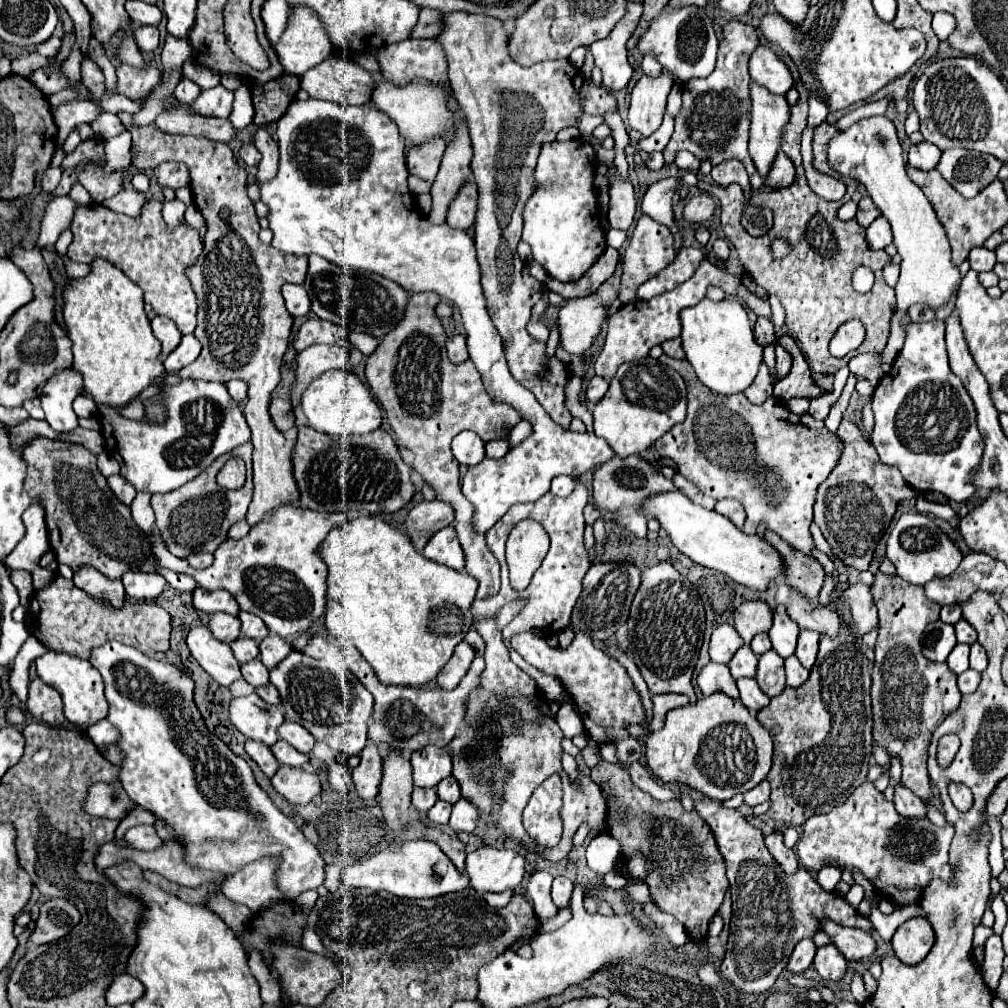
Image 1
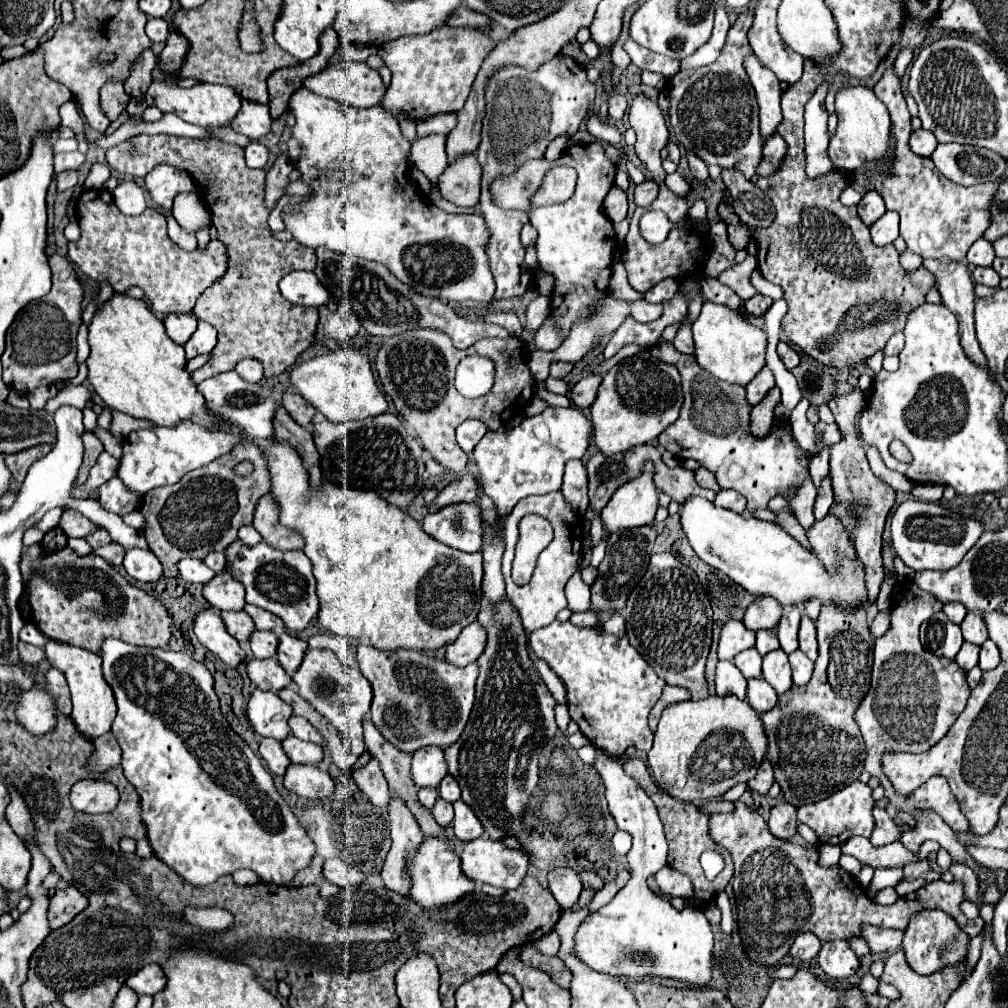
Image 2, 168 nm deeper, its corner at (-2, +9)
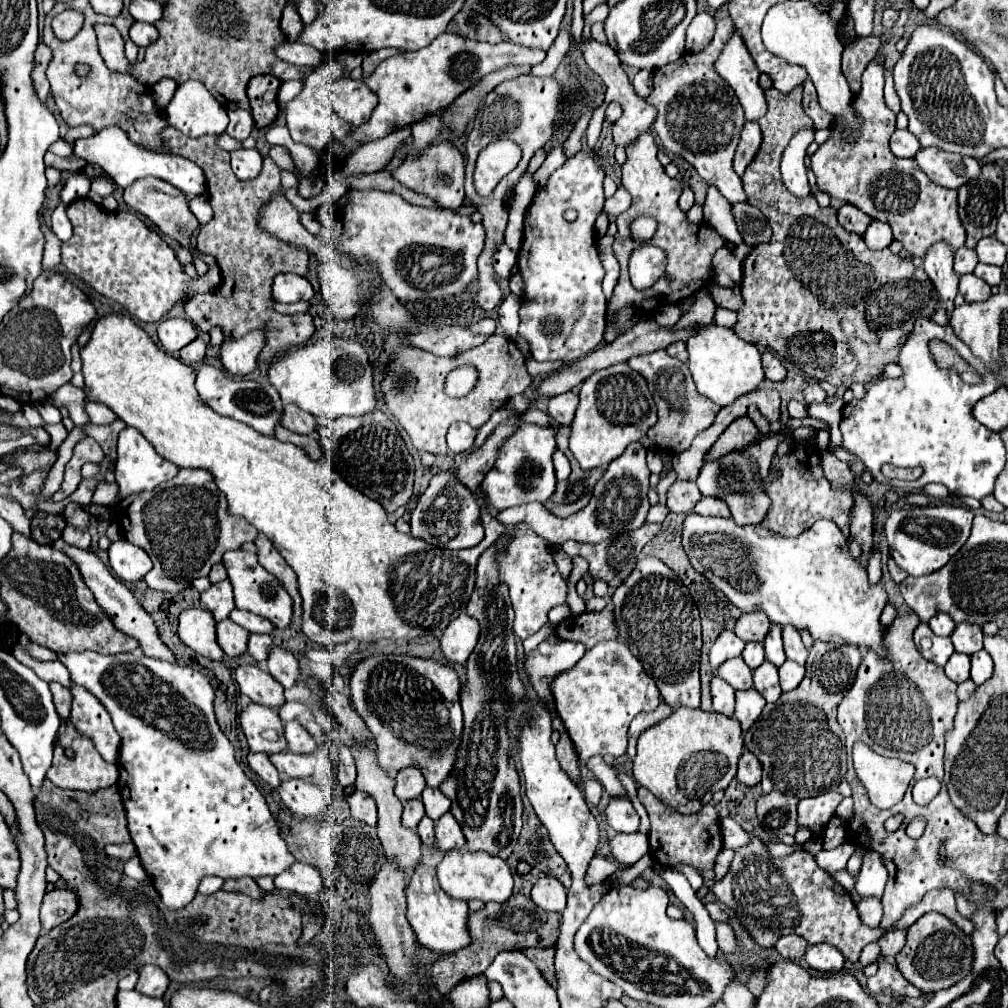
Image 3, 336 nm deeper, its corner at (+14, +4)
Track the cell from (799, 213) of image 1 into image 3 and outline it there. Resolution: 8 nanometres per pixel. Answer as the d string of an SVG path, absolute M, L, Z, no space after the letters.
M772 87L772 89L766 91L766 101L768 101L768 111L766 111L764 117L758 119L758 125L760 125L760 129L762 129L762 145L760 145L760 149L758 149L754 161L748 165L746 173L742 175L742 185L744 185L744 191L746 191L746 195L748 195L748 203L752 203L754 207L758 207L758 209L764 213L764 217L770 221L774 233L772 233L770 243L764 243L764 245L754 247L752 253L750 253L750 255L746 257L746 261L744 261L744 267L742 267L742 283L740 283L740 287L742 287L742 297L744 297L744 305L738 309L738 323L736 323L736 327L734 327L734 333L736 333L738 337L742 337L744 341L752 343L752 345L764 345L764 347L774 349L780 357L784 357L784 359L792 361L794 365L798 365L798 367L800 367L808 377L812 377L812 379L828 381L828 383L834 385L834 387L842 387L842 385L844 385L846 389L850 389L852 383L862 383L862 385L866 385L866 383L878 379L878 377L884 373L884 367L886 367L886 365L898 363L900 345L904 345L904 341L908 339L908 333L912 333L912 325L916 323L916 319L918 319L918 317L924 317L924 315L926 315L926 317L932 317L932 315L934 315L934 311L936 311L936 307L938 307L938 293L936 293L936 289L934 289L930 277L924 273L924 269L922 269L922 279L920 279L920 277L918 277L918 269L912 265L912 261L902 259L900 255L892 253L890 249L884 249L884 251L870 251L870 249L866 247L864 239L862 239L860 235L854 235L854 233L848 233L846 229L842 229L842 225L840 225L838 219L836 219L836 211L834 211L834 209L824 209L824 207L820 207L820 205L816 203L814 195L808 195L808 197L804 197L804 199L798 199L798 197L794 197L792 193L788 193L788 189L784 187L782 177L780 177L780 157L782 157L790 139L794 137L794 133L796 133L798 129L810 129L810 127L812 127L812 119L810 119L810 117L804 113L804 109L802 109L802 87L796 87L796 89L794 89L792 93L788 93L788 95L784 95L784 93L780 93L778 89Z

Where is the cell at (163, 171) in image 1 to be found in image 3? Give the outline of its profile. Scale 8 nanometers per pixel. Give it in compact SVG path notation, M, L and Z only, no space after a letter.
M144 177L140 181L134 181L132 185L128 185L124 189L124 201L128 207L132 207L134 211L138 211L140 215L148 217L164 235L172 237L174 241L178 241L182 247L190 249L190 237L198 227L196 217L192 215L188 201L184 197L184 193L180 193L180 189L176 189L174 185L156 179L156 177Z

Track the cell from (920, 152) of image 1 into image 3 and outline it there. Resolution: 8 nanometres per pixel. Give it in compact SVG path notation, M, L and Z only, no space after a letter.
M896 129L890 137L890 149L896 157L914 157L920 149L920 141L908 129Z

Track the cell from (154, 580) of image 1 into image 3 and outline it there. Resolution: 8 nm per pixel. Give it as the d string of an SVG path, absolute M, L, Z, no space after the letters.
M128 539L112 543L108 553L110 553L112 571L122 581L138 581L152 569L148 553L142 547L132 545Z

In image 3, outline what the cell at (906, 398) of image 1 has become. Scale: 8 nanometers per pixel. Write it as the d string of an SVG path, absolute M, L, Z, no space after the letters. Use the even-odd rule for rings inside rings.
M926 317L916 321L912 335L908 337L906 345L902 347L900 367L904 369L902 377L898 377L898 379L880 377L880 379L872 381L868 385L868 393L862 401L852 399L844 407L844 417L840 423L840 431L844 437L844 449L854 453L866 465L866 469L872 473L872 477L876 481L888 483L890 487L896 487L900 491L916 491L928 483L944 483L956 497L970 495L970 497L982 499L982 497L990 495L994 491L994 481L996 481L998 473L1004 469L1006 451L1004 451L1004 443L1000 441L998 433L992 433L990 429L986 429L982 423L978 423L972 417L972 407L982 397L994 393L1000 387L1000 383L992 377L992 373L988 373L988 369L984 369L984 361L976 361L976 355L968 349L968 345L964 345L954 335L950 325L940 327L932 319L926 319ZM930 339L940 339L940 341L950 343L972 367L978 369L978 373L982 375L982 383L980 385L966 385L960 379L960 375L956 373L956 369L940 369L928 349ZM884 463L892 463L896 467L924 467L924 475L912 483L900 481L900 479L886 479L880 473Z

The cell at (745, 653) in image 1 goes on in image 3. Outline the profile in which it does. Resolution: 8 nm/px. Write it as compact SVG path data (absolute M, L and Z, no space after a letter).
M742 657L728 659L718 667L718 677L722 677L726 683L730 683L736 691L744 691L752 687L752 671L744 663Z

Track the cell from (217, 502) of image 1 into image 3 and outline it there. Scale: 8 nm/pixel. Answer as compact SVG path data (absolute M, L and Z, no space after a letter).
M180 469L174 479L166 481L164 485L158 485L156 489L152 489L148 493L134 493L132 497L124 499L118 507L120 507L120 515L122 515L120 525L124 529L124 537L130 543L142 547L154 563L154 567L144 577L148 587L152 587L156 591L172 593L172 595L190 587L194 579L208 577L212 565L220 563L222 555L226 551L240 549L242 543L256 541L256 537L258 537L258 531L252 525L248 525L248 521L244 521L242 517L228 515L224 495L218 491L214 477L206 469Z

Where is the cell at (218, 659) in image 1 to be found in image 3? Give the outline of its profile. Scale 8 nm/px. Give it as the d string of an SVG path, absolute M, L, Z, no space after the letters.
M192 607L180 613L178 635L182 643L204 657L220 661L224 655L224 651L216 643L216 619L204 607Z

